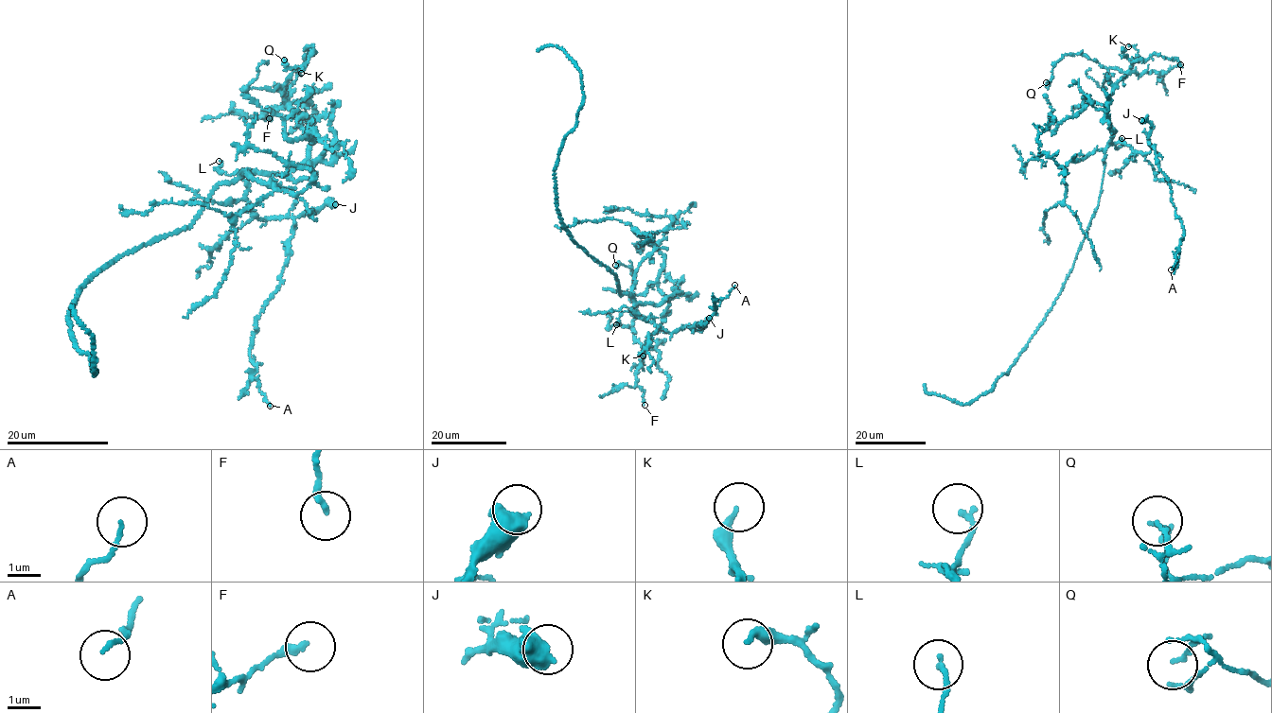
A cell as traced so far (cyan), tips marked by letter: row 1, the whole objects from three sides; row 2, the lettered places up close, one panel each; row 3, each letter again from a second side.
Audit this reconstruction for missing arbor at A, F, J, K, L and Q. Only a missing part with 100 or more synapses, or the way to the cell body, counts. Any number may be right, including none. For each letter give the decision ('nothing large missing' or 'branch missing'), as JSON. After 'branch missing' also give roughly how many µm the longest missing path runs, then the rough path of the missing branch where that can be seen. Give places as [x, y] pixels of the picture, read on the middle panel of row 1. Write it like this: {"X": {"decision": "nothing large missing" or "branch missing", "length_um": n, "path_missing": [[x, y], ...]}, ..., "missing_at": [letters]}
{"A": {"decision": "nothing large missing"}, "F": {"decision": "nothing large missing"}, "J": {"decision": "nothing large missing"}, "K": {"decision": "nothing large missing"}, "L": {"decision": "nothing large missing"}, "Q": {"decision": "nothing large missing"}, "missing_at": []}

